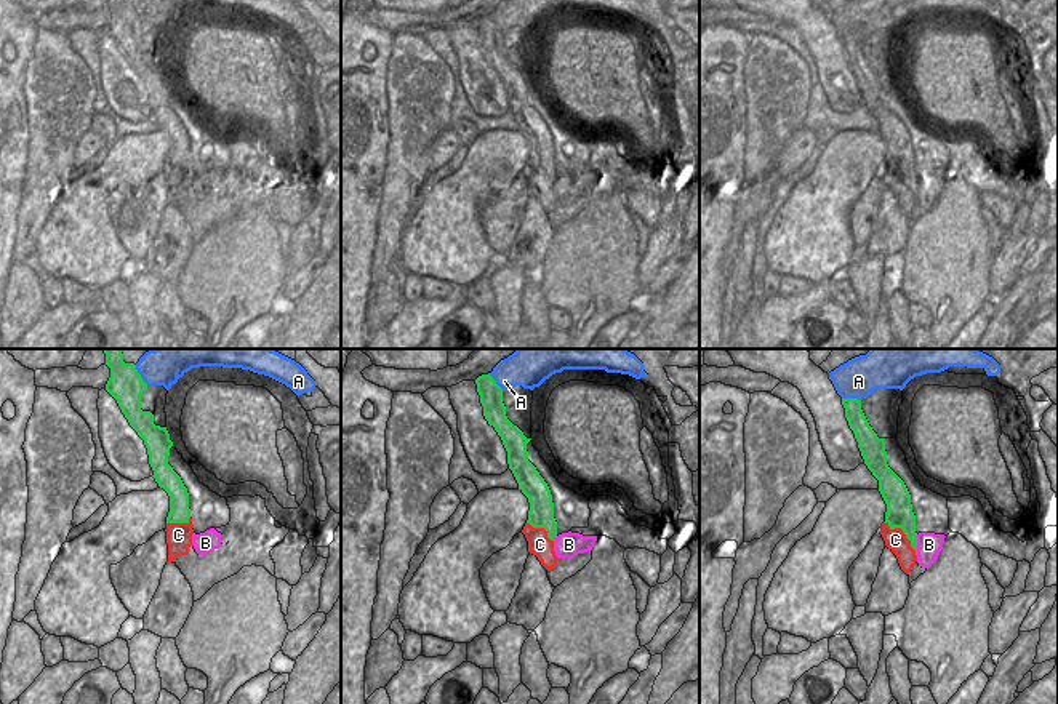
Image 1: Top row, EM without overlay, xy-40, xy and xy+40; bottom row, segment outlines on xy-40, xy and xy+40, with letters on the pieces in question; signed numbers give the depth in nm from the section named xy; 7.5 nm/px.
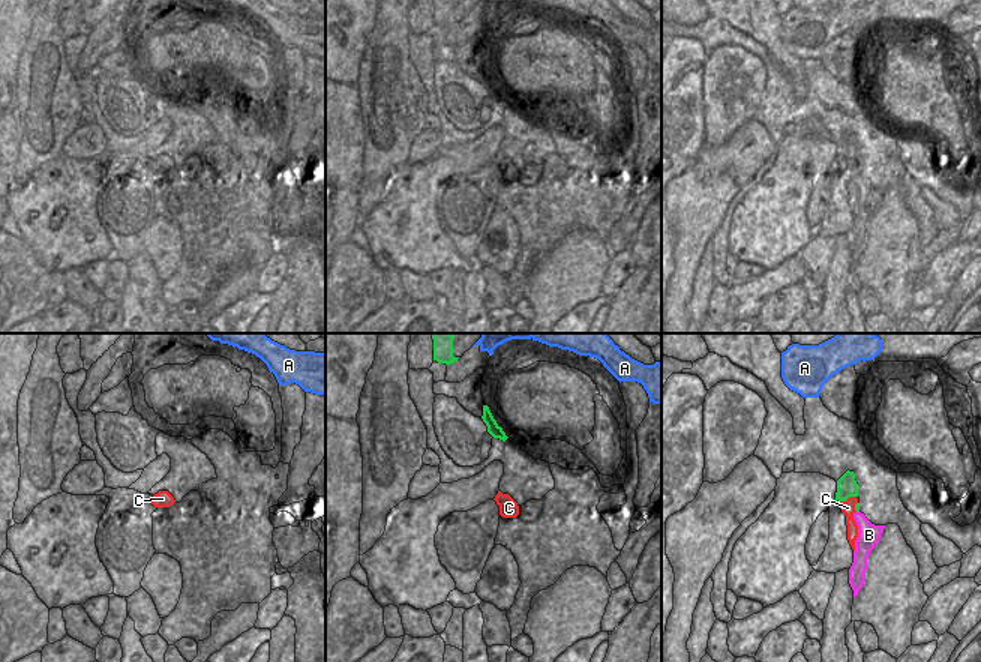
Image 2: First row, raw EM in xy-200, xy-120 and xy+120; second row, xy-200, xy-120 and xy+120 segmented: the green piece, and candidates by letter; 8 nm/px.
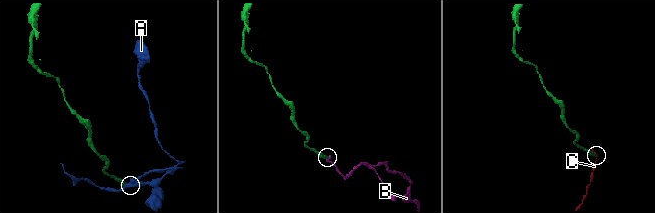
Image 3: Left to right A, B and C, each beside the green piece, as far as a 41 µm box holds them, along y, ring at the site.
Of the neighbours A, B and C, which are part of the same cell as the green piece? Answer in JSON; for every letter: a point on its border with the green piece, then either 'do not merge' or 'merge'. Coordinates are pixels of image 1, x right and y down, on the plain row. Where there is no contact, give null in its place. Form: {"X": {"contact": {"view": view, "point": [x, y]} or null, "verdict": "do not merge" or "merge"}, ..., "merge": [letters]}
{"A": {"contact": {"view": "xy-40", "point": [140, 18]}, "verdict": "do not merge"}, "B": {"contact": {"view": "xy+40", "point": [916, 186]}, "verdict": "merge"}, "C": {"contact": {"view": "xy+40", "point": [905, 175]}, "verdict": "do not merge"}, "merge": ["B"]}

